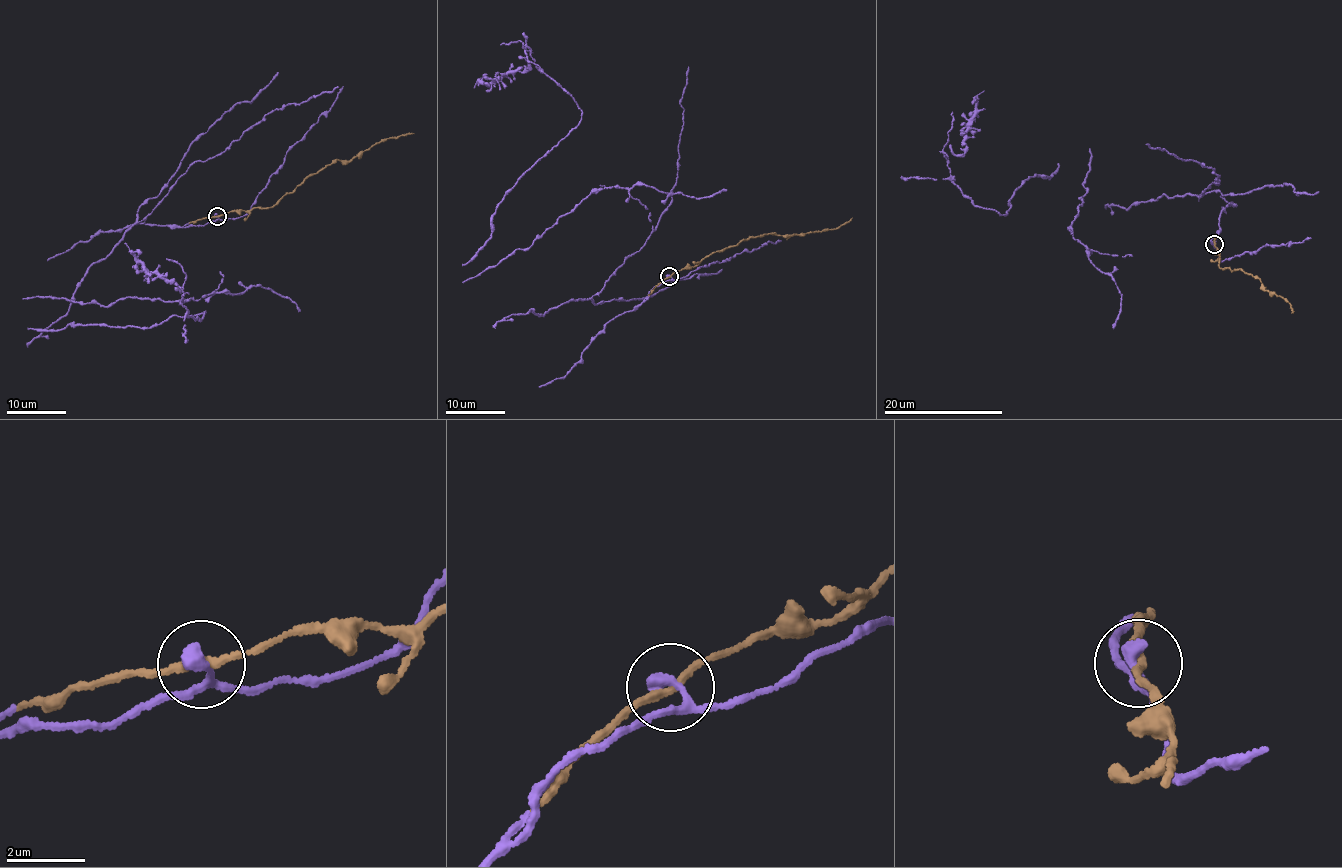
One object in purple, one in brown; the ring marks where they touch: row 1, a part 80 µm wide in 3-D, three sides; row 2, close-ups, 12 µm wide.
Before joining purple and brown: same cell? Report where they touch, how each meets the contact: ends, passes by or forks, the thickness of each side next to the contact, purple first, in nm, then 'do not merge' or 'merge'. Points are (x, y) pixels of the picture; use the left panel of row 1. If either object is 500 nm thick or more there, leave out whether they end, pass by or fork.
place (217, 216); purple passes by; brown passes by; calibres 260 and 190 nm; merge

